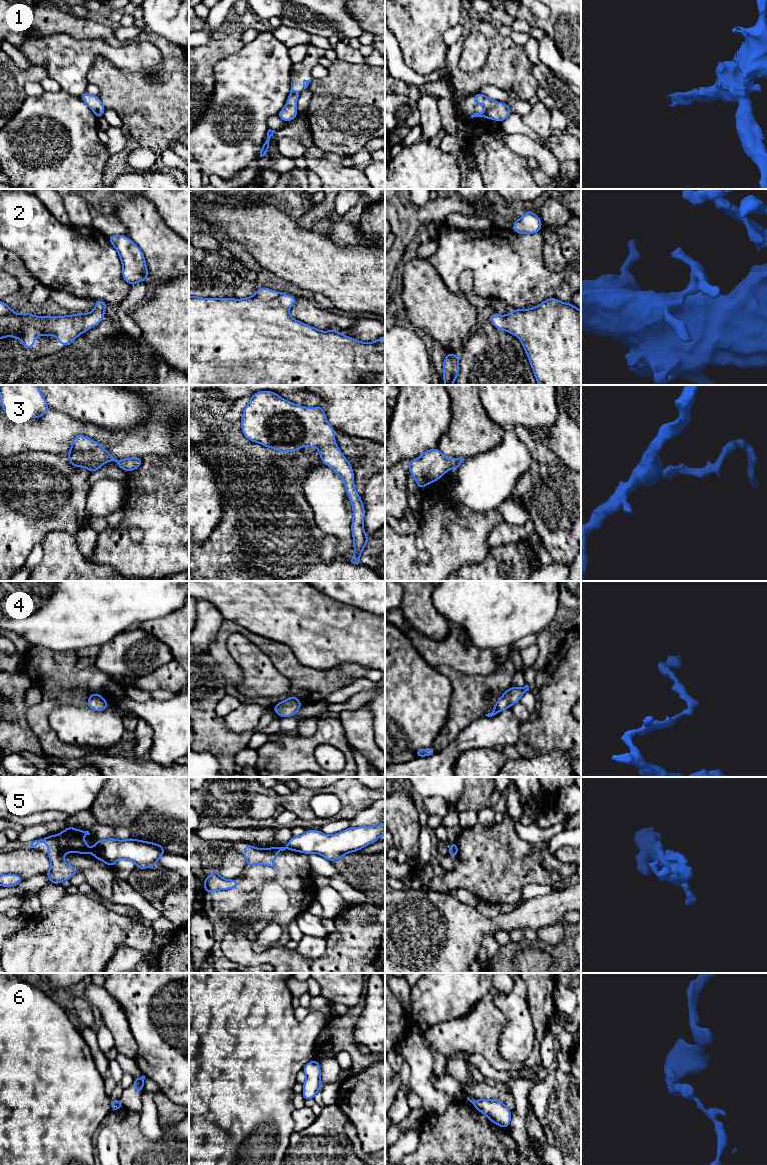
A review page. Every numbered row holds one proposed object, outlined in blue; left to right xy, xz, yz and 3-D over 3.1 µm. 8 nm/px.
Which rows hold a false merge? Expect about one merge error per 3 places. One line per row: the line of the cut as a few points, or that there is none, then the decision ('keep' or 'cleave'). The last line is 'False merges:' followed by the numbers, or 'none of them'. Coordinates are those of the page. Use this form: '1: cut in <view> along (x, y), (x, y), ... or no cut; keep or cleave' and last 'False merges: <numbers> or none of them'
1: no cut; keep
2: no cut; keep
3: no cut; keep
4: no cut; keep
5: cut in xy along (94, 846), (92, 853); cleave
6: cut in xy along (118, 1100), (123, 1106); cleave
False merges: 5, 6

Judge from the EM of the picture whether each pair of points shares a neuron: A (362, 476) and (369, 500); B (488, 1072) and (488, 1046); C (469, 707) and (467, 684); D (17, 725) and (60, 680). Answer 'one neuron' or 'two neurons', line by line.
A: two neurons
B: two neurons
C: one neuron
D: two neurons

